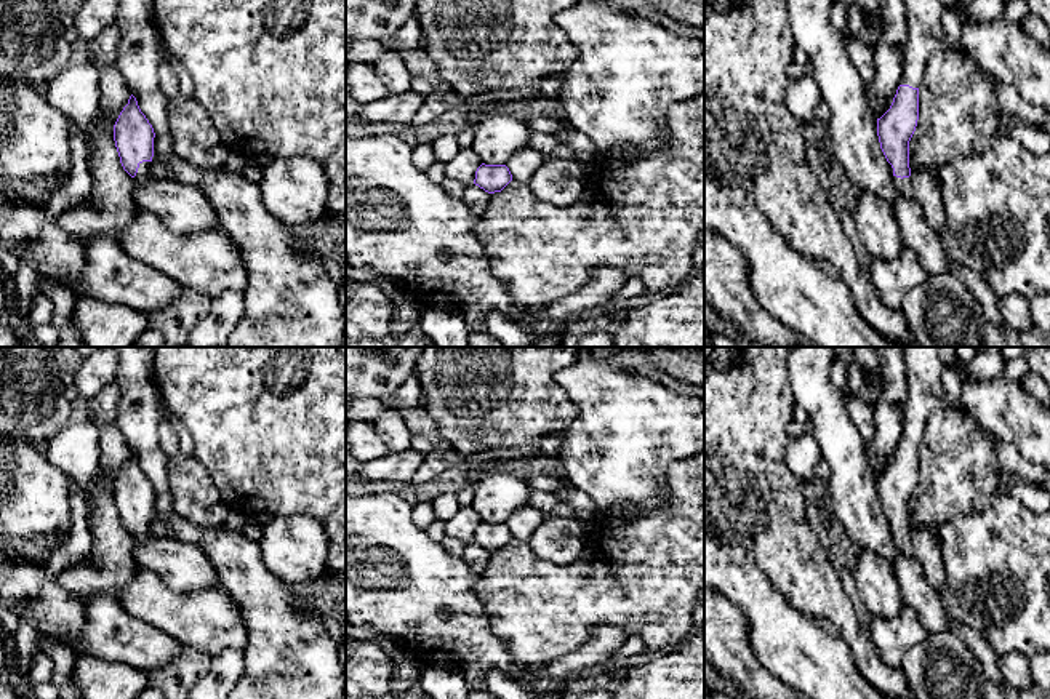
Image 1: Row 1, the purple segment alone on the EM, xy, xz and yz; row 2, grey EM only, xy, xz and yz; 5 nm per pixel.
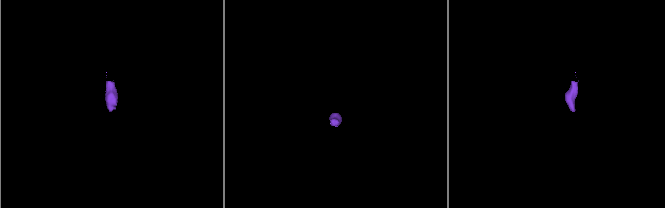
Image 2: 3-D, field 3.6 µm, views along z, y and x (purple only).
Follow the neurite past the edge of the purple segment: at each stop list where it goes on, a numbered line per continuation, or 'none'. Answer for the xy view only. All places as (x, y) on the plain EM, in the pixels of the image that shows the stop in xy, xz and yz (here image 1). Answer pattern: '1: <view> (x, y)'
1: xy (143, 535)

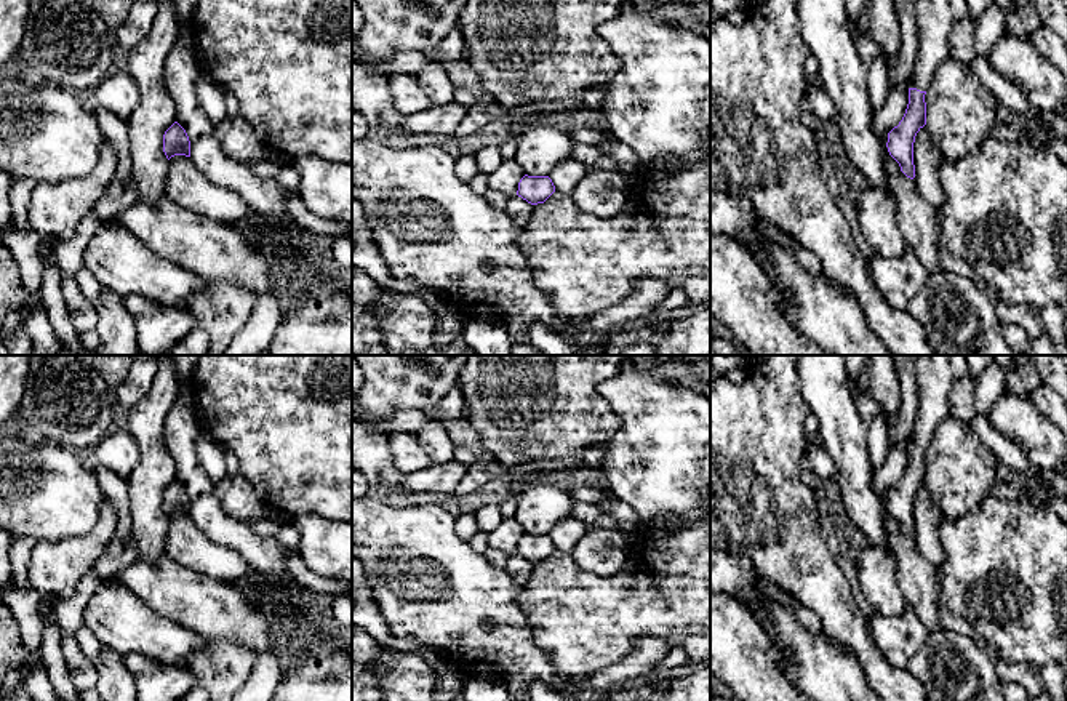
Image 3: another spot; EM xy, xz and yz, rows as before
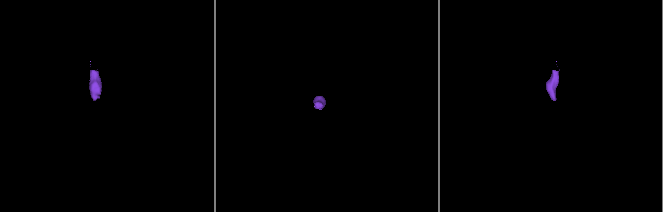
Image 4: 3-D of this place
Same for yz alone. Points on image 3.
1: yz (935, 378)

